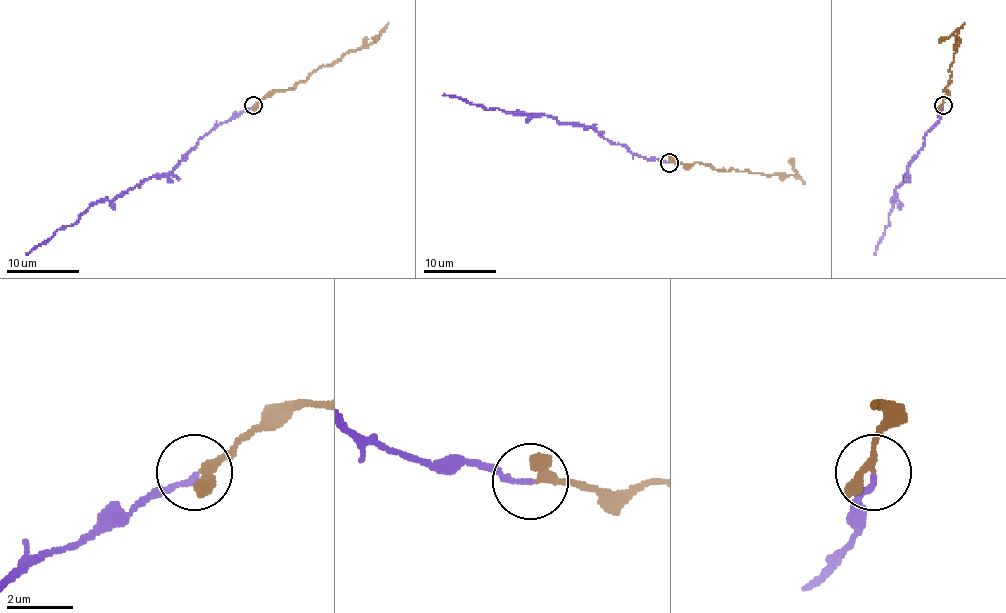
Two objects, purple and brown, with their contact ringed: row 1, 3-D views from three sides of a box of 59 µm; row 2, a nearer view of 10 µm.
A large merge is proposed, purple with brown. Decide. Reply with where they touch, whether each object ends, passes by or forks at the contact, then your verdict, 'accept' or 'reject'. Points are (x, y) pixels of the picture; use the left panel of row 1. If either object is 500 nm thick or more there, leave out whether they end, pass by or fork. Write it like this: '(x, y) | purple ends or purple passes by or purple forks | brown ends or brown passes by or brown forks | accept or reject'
(253, 105) | purple ends | brown passes by | accept

